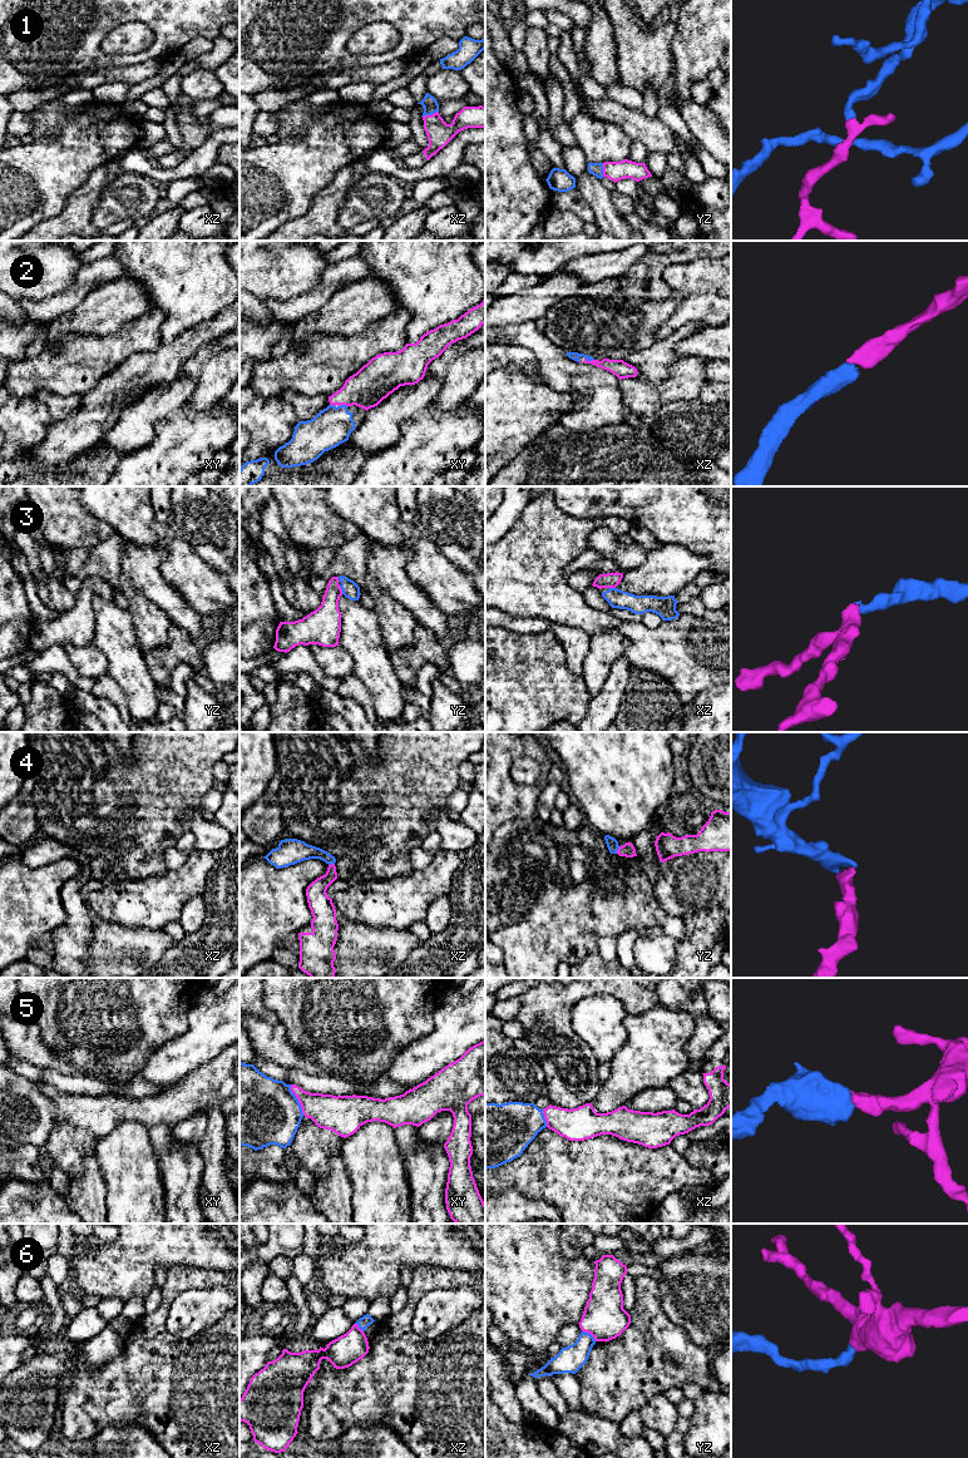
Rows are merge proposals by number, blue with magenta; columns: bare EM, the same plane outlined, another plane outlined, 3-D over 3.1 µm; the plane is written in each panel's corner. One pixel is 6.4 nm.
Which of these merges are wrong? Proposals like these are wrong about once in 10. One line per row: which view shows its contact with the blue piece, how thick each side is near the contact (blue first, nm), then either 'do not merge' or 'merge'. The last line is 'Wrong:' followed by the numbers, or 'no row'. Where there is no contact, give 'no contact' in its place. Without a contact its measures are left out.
1: meets blue in xz; 100 nm thick on the blue side, 160 nm on the other; merge
2: meets blue in xz; 50 nm thick on the blue side, 110 nm on the other; merge
3: meets blue in yz; 110 nm thick on the blue side, 200 nm on the other; merge
4: meets blue in yz; 80 nm thick on the blue side, 90 nm on the other; merge
5: meets blue in xy; 440 nm thick on the blue side, 220 nm on the other; merge
6: meets blue in yz; 170 nm thick on the blue side, 280 nm on the other; do not merge
Wrong: 6

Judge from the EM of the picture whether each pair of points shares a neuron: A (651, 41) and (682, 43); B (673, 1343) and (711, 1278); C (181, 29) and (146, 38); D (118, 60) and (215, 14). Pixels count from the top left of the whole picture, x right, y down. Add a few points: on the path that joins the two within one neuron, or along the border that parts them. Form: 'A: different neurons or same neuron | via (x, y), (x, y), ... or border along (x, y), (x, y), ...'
A: different neurons | border along (676, 24), (671, 47), (672, 73)
B: different neurons | border along (662, 1308), (665, 1314), (696, 1344), (705, 1348)
C: different neurons | border along (142, 21), (153, 34), (153, 41), (131, 53)
D: same neuron | via (142, 55), (156, 52), (191, 16)

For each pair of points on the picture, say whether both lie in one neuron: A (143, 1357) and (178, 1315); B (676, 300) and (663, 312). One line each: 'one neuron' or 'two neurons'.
A: two neurons
B: one neuron

